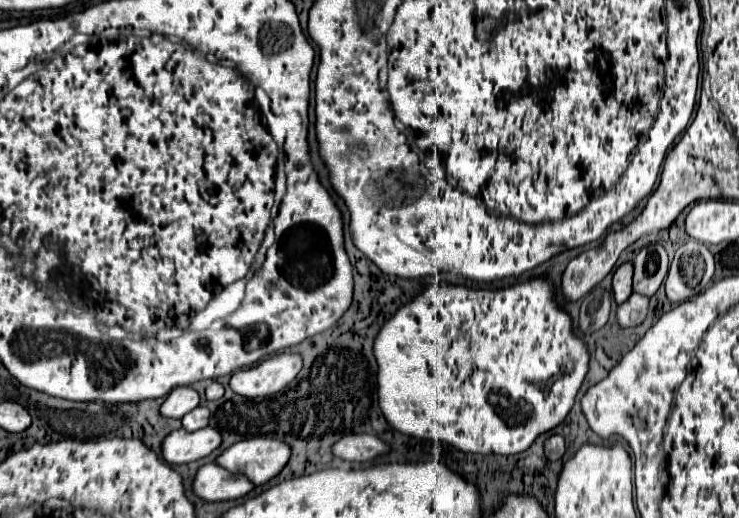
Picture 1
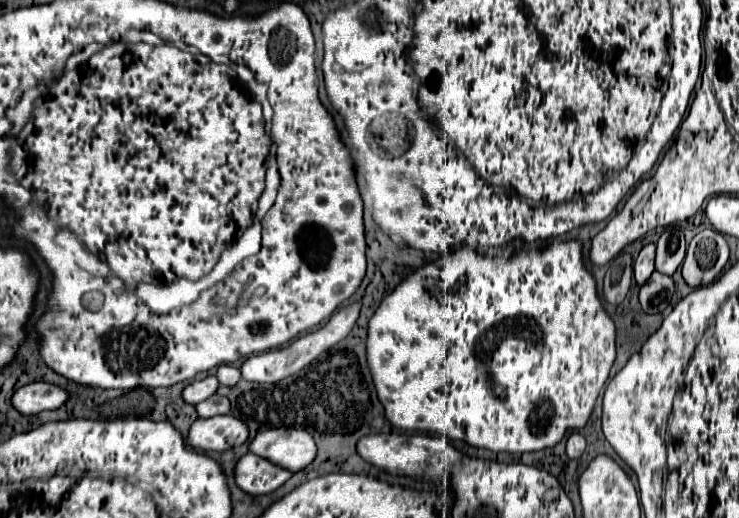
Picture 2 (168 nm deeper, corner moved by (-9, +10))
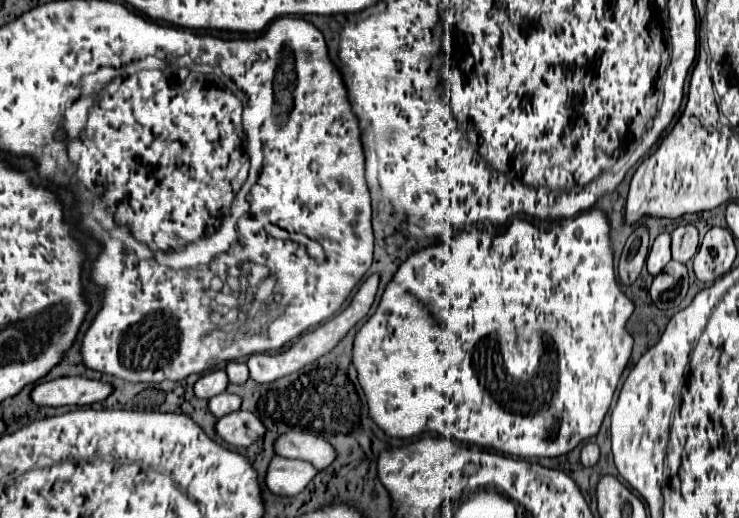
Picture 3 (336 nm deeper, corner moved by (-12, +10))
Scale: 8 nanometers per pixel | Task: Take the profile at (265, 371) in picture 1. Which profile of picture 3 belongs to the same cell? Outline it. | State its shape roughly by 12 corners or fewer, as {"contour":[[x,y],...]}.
{"contour":[[372,276],[348,308],[300,336],[286,352],[252,354],[250,378],[274,382],[316,362],[368,314]]}

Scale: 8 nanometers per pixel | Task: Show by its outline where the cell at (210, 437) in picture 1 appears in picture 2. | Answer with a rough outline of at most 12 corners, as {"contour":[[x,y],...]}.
{"contour":[[235,416],[197,418],[187,444],[225,452],[249,438]]}

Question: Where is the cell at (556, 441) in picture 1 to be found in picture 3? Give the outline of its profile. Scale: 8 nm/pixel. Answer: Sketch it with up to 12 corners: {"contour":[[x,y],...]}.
{"contour":[[586,442],[580,452],[584,466],[594,466],[600,456],[594,442]]}

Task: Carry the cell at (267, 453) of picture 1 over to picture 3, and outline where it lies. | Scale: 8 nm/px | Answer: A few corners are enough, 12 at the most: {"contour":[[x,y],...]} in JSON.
{"contour":[[286,432],[274,442],[284,458],[328,468],[336,456],[326,440]]}

